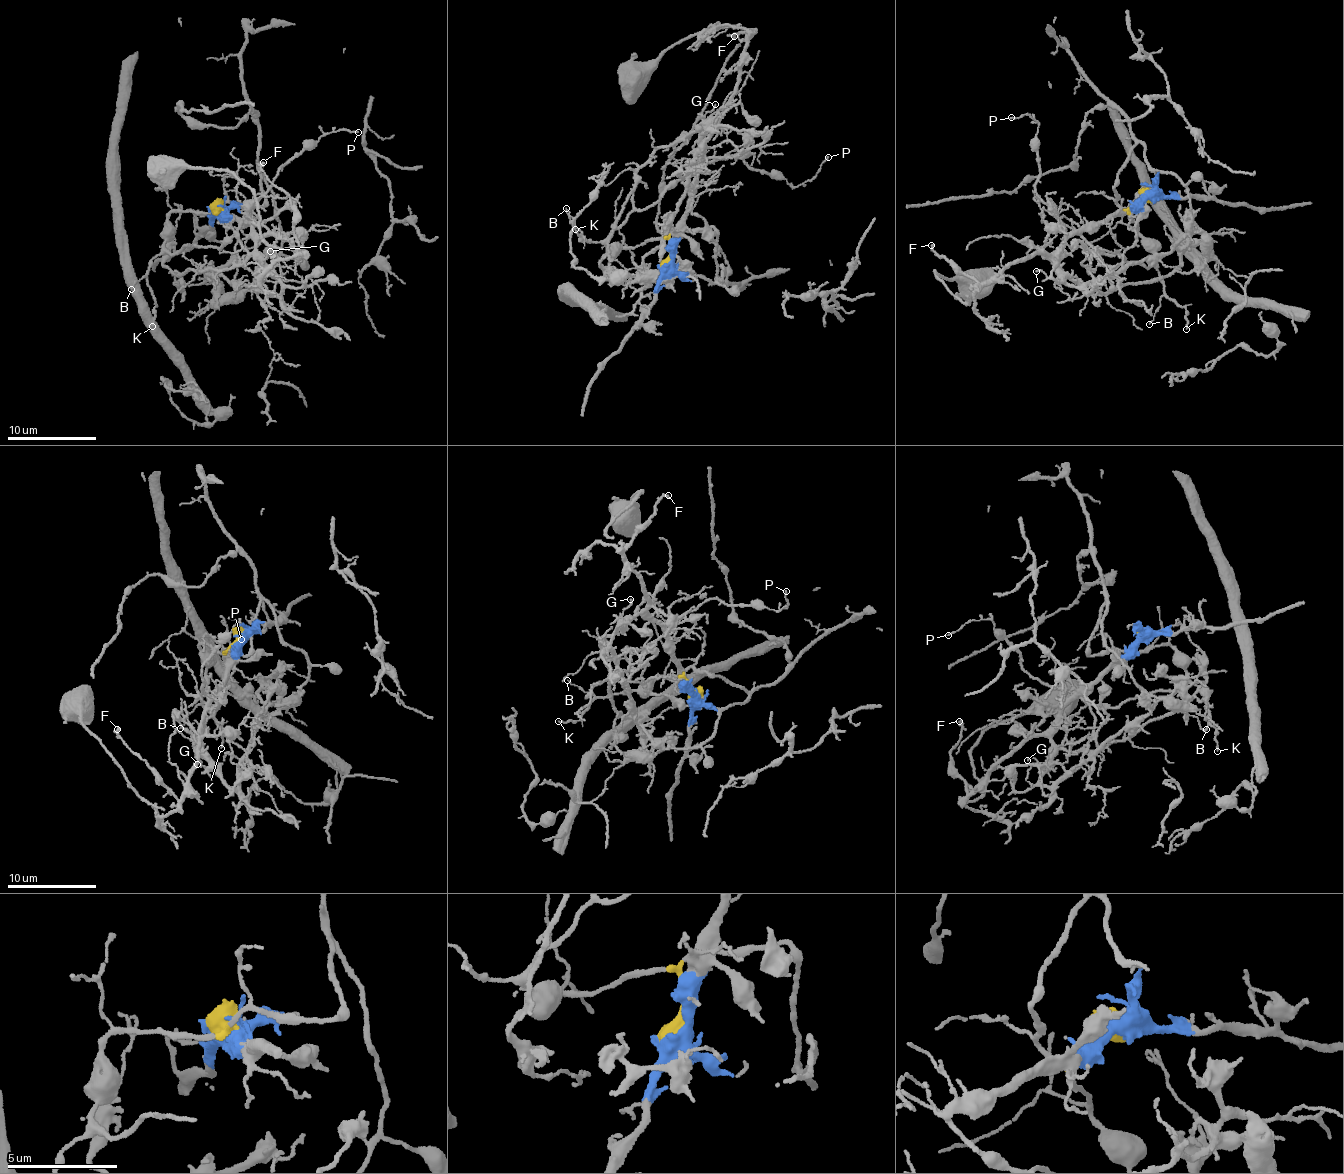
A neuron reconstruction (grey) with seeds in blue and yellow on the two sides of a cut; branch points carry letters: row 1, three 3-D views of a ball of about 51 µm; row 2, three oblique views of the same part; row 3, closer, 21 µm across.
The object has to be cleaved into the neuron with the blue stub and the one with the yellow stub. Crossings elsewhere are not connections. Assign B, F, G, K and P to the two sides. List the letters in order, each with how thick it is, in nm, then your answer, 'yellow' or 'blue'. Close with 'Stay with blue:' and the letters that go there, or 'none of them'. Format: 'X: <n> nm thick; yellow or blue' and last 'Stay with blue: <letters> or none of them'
B: 80 nm thick; yellow
F: 140 nm thick; blue
G: 130 nm thick; blue
K: 130 nm thick; yellow
P: 100 nm thick; yellow
Stay with blue: F, G

